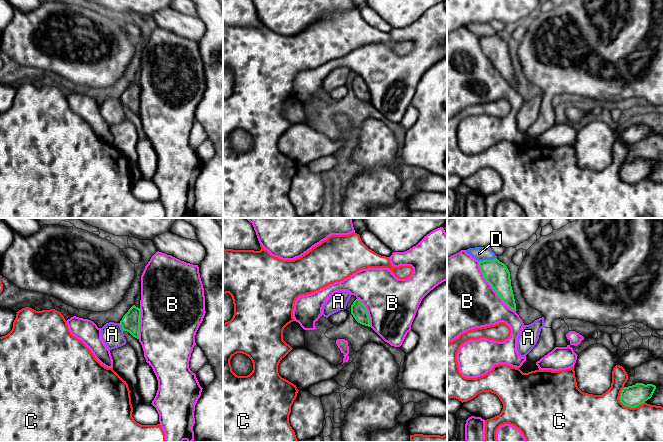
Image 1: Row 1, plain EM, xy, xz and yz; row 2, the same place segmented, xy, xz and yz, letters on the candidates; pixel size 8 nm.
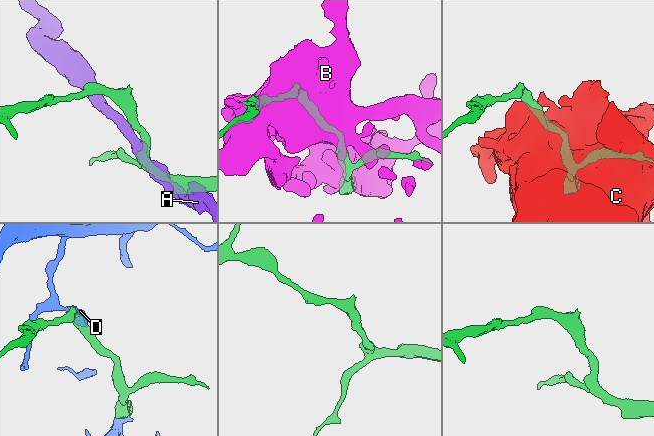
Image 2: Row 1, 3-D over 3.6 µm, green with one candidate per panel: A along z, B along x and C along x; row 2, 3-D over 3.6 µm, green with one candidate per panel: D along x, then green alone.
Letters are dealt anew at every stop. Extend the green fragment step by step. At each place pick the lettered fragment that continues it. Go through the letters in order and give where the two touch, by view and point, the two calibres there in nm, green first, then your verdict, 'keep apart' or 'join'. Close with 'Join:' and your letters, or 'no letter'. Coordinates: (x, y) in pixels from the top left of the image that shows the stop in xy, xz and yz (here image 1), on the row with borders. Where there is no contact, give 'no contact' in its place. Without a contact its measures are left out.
A: xy (121, 326) | 150/180 nm | keep apart
B: yz (491, 286) | 200/480 nm | keep apart
C: yz (626, 406) | 180/500 nm | keep apart
D: yz (487, 260) | 200/110 nm | keep apart
Join: no letter

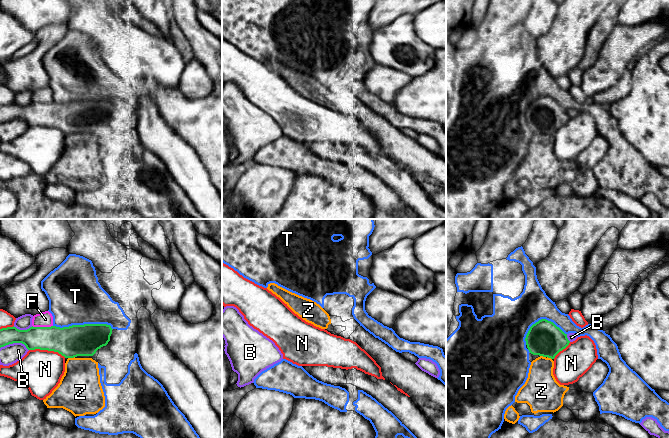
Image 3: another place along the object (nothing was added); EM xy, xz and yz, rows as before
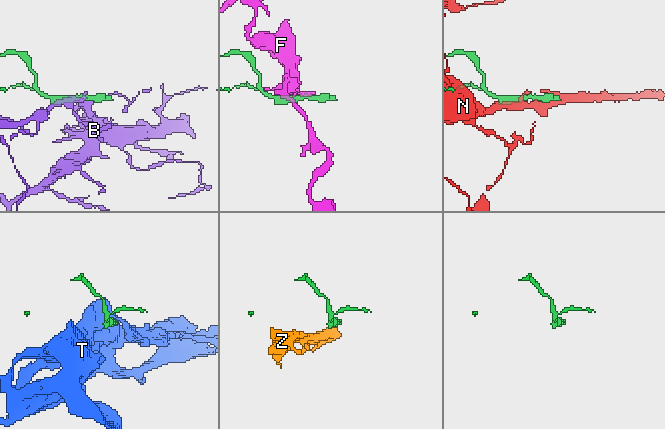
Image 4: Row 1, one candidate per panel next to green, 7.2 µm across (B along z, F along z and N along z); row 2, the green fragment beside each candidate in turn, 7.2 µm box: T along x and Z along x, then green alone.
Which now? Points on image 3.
B: xy (15, 342) | 190/160 nm | keep apart
F: xy (42, 327) | 240/130 nm | keep apart
N: xy (47, 349) | 260/340 nm | keep apart
T: xy (83, 325) | 260/440 nm | keep apart
Z: xy (71, 357) | 260/320 nm | keep apart
Join: no letter

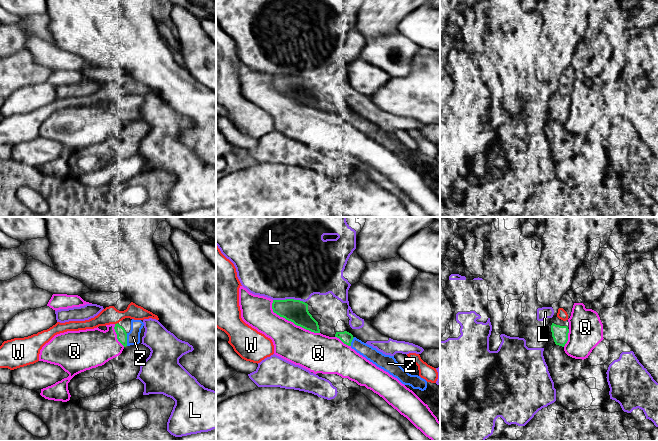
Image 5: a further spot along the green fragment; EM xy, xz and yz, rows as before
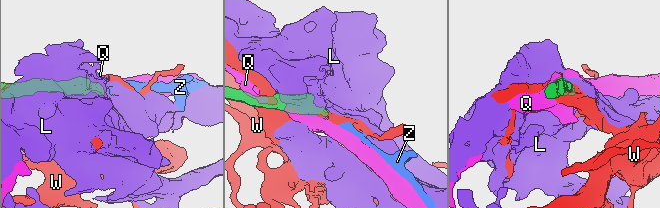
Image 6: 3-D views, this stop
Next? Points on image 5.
L: xz (289, 299) | 190/500 nm | keep apart
Q: xz (291, 321) | 190/300 nm | keep apart
W: xy (117, 323) | 80/140 nm | keep apart
Z: xy (126, 339) | 80/110 nm | join
Join: Z

